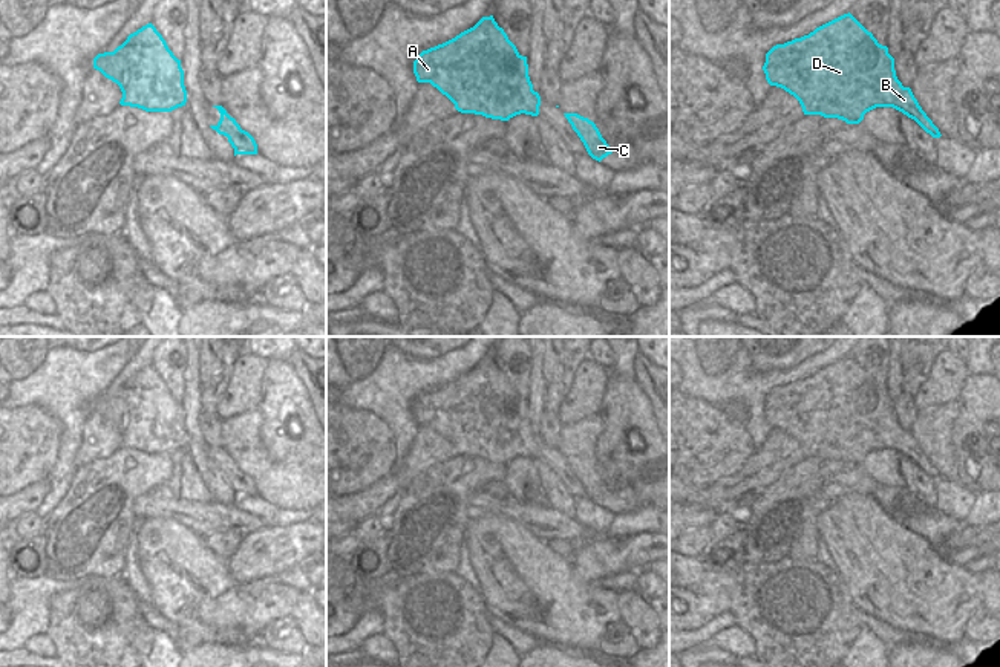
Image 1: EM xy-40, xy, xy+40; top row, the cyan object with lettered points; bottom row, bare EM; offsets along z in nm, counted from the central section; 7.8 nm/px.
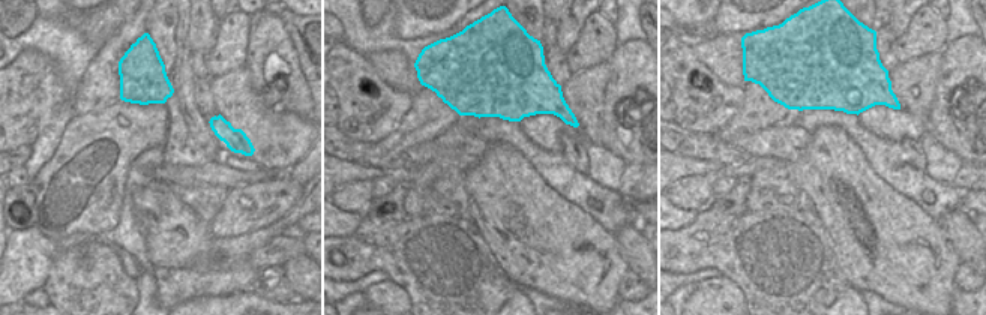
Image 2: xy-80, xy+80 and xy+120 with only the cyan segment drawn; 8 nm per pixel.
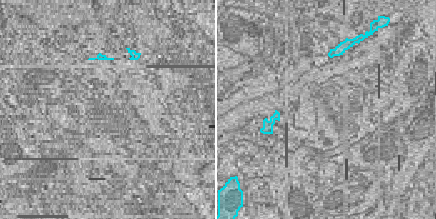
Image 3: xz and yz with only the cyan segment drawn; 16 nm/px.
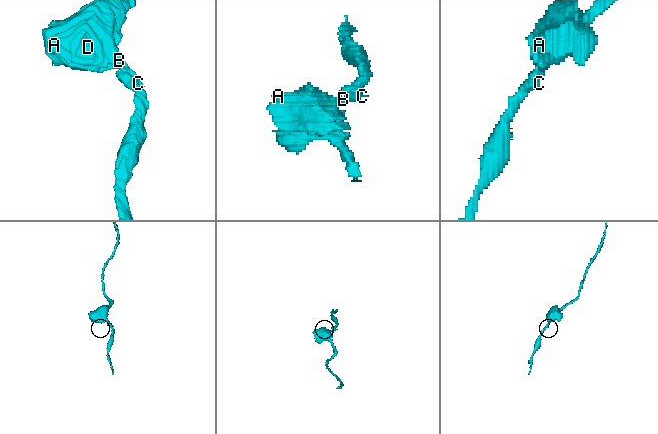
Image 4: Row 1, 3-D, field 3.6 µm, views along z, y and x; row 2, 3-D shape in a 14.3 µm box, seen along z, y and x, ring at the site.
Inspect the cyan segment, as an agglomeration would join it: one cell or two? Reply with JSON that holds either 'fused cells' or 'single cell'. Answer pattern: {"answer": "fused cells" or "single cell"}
{"answer": "single cell"}

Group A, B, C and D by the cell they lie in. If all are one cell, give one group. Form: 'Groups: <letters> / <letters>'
Groups: A B C D

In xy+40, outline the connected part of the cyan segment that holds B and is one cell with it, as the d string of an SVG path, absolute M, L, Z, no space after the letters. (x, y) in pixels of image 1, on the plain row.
M850 355L809 378L773 389L763 408L766 422L793 438L804 457L859 467L876 450L893 450L933 480L939 471L910 430L896 419L894 401Z

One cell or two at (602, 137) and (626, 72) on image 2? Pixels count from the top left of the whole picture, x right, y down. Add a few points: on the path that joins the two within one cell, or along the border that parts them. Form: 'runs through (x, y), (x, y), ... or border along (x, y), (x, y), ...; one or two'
runs through (611, 120), (613, 104), (626, 89); one

